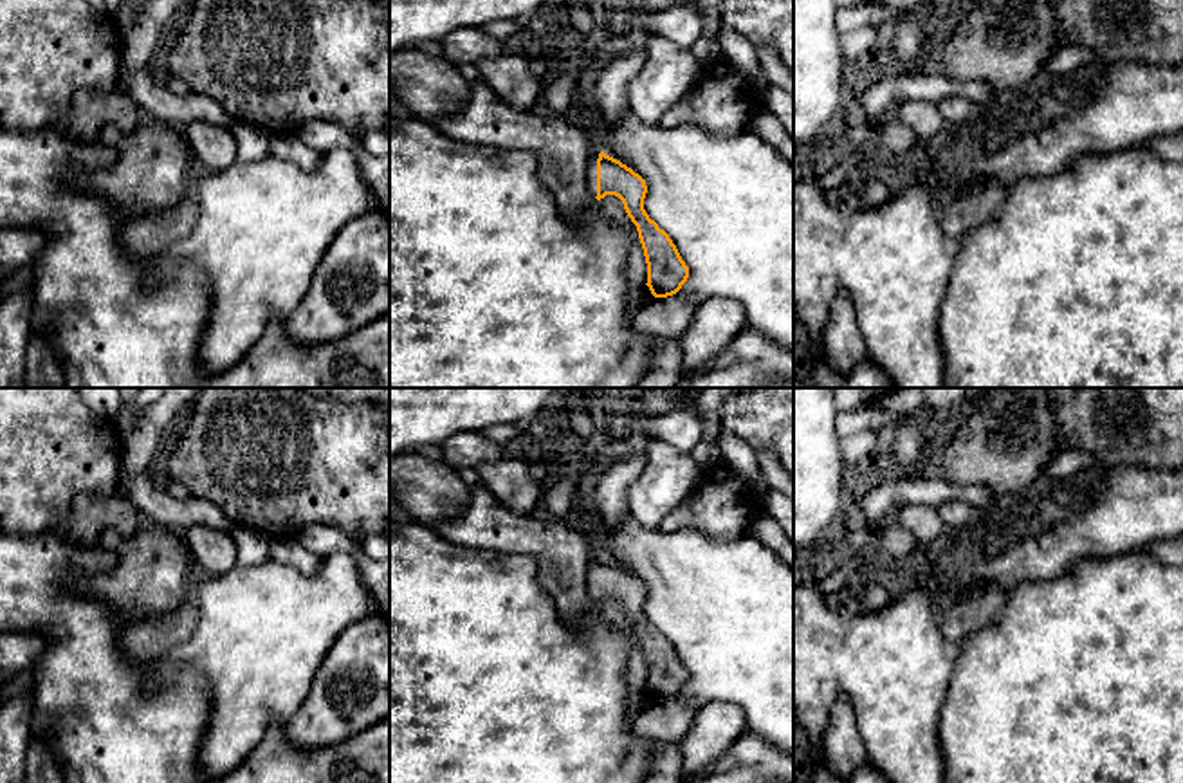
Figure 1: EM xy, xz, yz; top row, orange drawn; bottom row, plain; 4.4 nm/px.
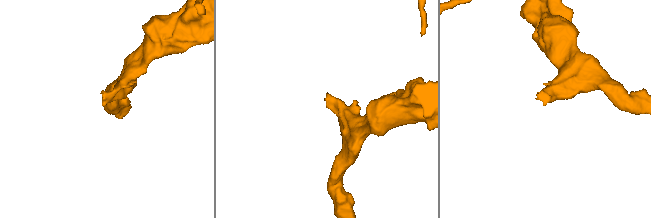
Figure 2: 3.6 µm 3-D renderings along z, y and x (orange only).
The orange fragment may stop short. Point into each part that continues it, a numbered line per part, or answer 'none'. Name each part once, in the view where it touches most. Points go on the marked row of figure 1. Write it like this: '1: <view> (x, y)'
1: xz (592, 166)

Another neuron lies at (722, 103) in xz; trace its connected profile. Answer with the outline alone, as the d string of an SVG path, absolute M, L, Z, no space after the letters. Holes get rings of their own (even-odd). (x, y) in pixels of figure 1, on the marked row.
M723 60L702 65L700 79L664 112L660 124L691 123L714 137L727 137L747 132L750 117L763 108L765 99Z

